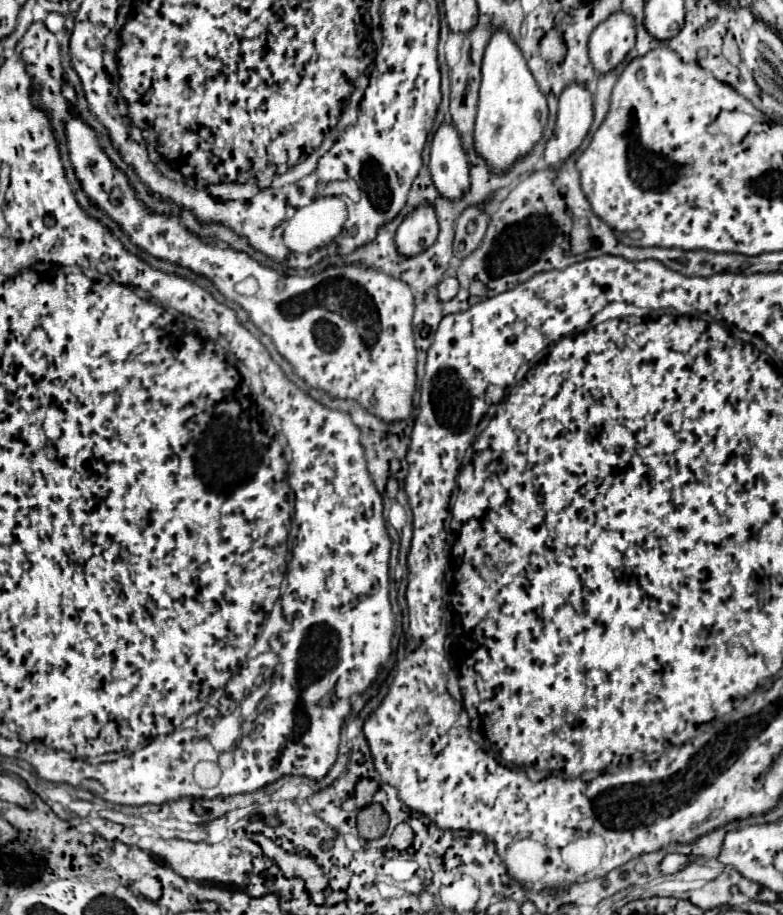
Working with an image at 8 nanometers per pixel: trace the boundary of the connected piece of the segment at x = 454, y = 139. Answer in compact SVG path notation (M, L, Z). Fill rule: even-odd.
M441 126L431 142L431 178L439 194L459 200L469 190L469 164L453 126Z

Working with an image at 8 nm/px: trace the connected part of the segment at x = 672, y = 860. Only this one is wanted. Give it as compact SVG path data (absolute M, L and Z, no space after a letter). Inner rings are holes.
M667 854L667 856L663 858L663 862L661 862L661 872L663 872L663 874L673 874L673 872L677 872L677 870L683 868L683 862L685 862L685 860L691 860L691 858L685 858L685 856L681 856L681 854Z

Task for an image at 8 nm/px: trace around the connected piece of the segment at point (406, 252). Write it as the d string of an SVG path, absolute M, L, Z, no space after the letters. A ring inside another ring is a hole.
M431 206L415 208L397 228L397 236L395 236L397 252L405 258L417 256L437 240L437 232L439 226L433 208Z

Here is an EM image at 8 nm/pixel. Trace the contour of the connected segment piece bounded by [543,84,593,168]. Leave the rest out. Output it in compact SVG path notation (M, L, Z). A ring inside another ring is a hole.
M571 84L559 98L559 114L553 138L545 146L545 164L559 168L585 140L593 122L593 100L581 84Z

